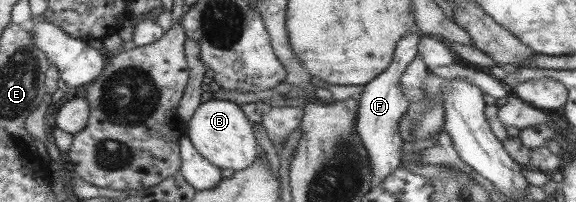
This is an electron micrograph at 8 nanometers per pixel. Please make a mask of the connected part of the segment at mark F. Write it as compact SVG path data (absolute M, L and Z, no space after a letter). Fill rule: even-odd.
M407 32L394 49L394 60L390 63L390 67L363 86L362 93L359 95L355 130L362 141L363 147L367 150L370 171L376 180L389 176L402 162L401 146L403 141L399 138L396 120L401 118L409 102L406 96L403 96L399 91L399 78L405 72L409 61L417 54L419 38L420 36L417 36L417 34Z

